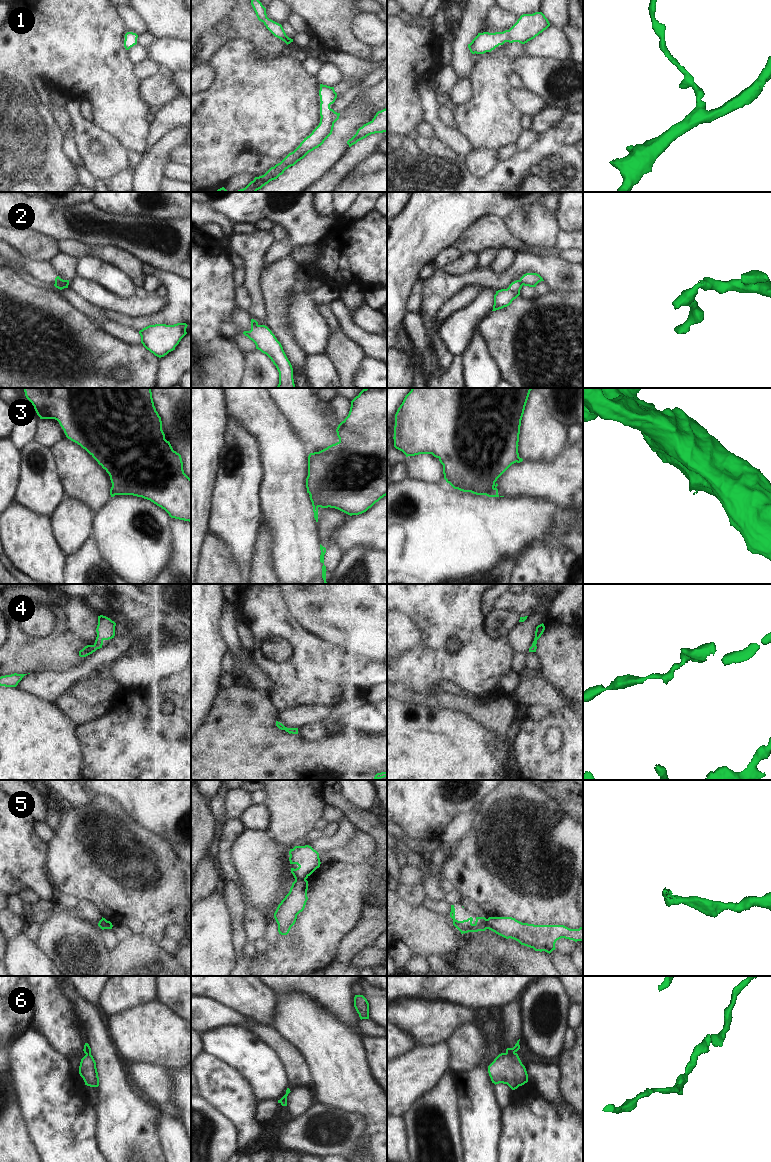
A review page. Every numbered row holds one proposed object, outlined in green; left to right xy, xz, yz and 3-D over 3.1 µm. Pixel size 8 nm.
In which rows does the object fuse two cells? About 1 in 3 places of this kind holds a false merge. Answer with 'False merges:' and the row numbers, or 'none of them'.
False merges: 2, 3, 5

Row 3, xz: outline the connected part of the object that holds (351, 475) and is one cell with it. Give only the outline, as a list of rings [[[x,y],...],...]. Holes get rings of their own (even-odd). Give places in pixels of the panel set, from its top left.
[[[365,388],[358,396],[351,401],[351,407],[348,416],[338,425],[337,436],[339,441],[327,448],[310,453],[308,456],[308,476],[306,478],[306,488],[314,503],[321,508],[335,508],[350,516],[359,515],[366,512],[376,502],[387,495],[387,388]]]

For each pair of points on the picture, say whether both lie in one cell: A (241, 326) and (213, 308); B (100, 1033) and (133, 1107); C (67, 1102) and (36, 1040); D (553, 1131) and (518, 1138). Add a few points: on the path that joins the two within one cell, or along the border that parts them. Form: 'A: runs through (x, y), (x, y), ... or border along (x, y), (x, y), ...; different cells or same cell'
A: border along (237, 307), (226, 322); different cells
B: runs through (104, 1051), (110, 1061), (112, 1078), (117, 1089); same cell
C: runs through (52, 1087), (38, 1070), (36, 1055); same cell
D: runs through (544, 1138), (527, 1138); same cell

